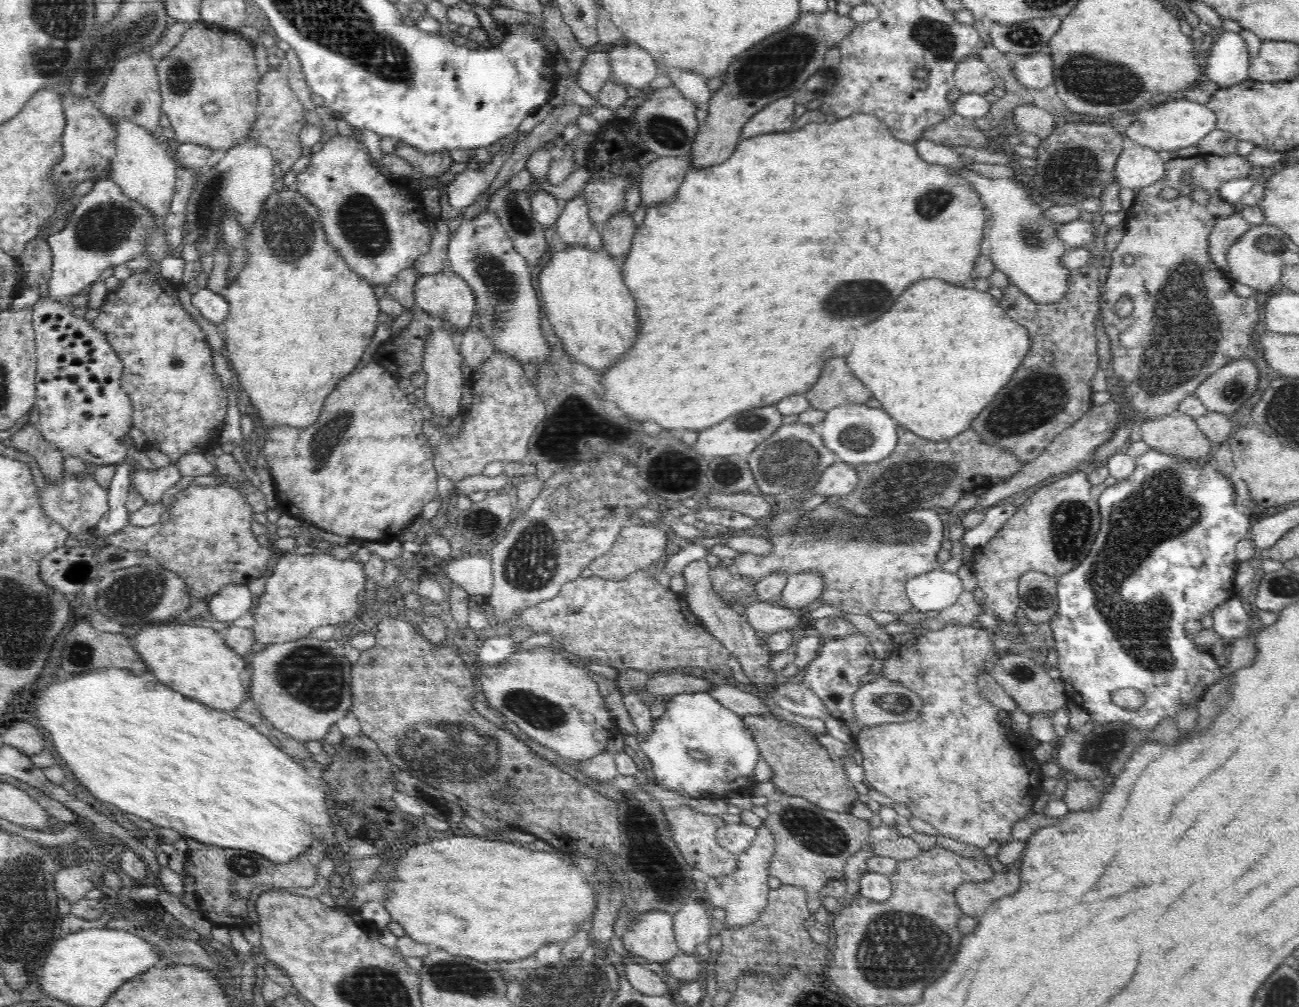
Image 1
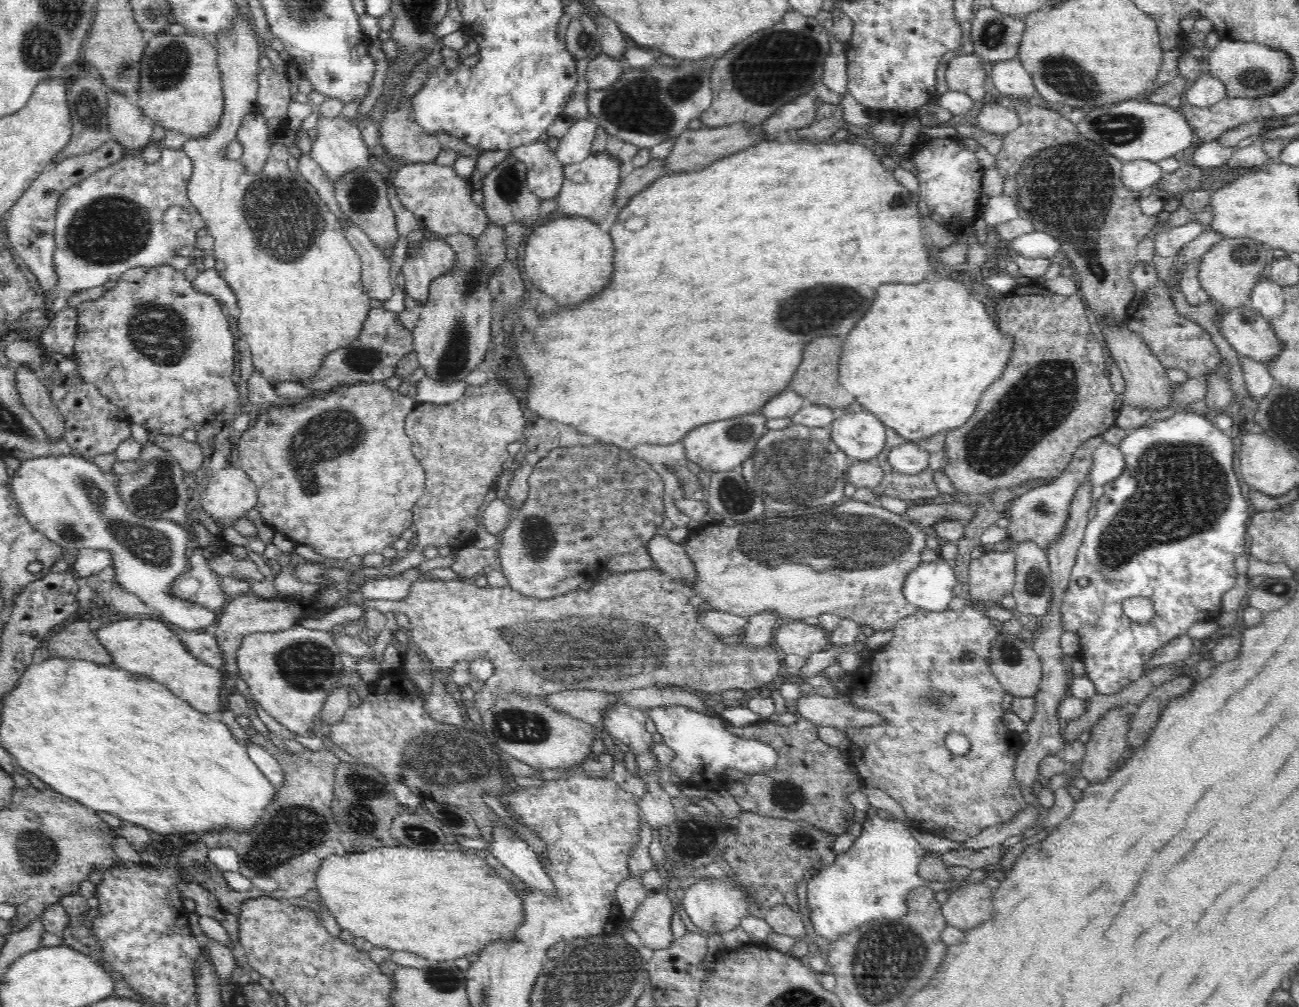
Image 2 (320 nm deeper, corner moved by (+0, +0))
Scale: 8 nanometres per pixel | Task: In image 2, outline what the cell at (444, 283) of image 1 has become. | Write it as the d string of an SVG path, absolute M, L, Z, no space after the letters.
M424 239L420 252L407 252L400 273L405 294L418 304L426 304L430 286L436 279L454 273L459 268L459 258L444 239Z

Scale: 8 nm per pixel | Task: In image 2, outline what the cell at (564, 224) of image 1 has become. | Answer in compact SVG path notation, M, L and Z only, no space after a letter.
M608 152L591 154L582 162L563 165L564 180L556 196L557 208L568 218L584 218L600 224L608 218L613 205L613 197L620 184L620 164Z

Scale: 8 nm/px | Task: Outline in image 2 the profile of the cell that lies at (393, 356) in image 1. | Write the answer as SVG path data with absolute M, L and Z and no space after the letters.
M371 308L368 314L367 322L364 324L363 331L360 332L358 338L354 339L344 350L331 352L326 359L323 360L322 367L319 368L318 374L309 378L303 383L311 391L330 392L334 387L342 387L345 385L354 385L356 383L383 383L386 378L395 375L396 364L400 362L400 358L404 354L413 351L413 333L409 332L400 320L398 314L388 312L381 308Z

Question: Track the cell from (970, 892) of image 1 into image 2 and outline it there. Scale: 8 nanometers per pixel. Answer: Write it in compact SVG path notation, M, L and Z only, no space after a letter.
M997 867L978 884L966 884L951 893L941 906L947 924L968 931L985 924L994 914L992 898L996 888L1004 881L1004 874Z

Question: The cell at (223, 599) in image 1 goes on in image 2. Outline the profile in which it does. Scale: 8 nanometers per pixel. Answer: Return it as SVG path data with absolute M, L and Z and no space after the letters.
M57 452L50 456L23 460L12 476L12 494L28 522L61 548L71 551L77 549L79 552L84 548L95 548L111 552L117 583L158 612L160 620L190 631L197 631L198 628L216 622L219 612L201 604L190 603L186 599L179 599L170 591L172 582L186 572L189 558L186 556L186 548L188 542L192 542L194 538L193 532L169 519L143 519L136 516L121 499L117 481L91 459L80 458L74 452L68 455Z

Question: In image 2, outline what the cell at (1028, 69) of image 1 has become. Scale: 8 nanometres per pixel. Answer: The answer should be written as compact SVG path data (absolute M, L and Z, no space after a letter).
M1018 58L989 64L988 74L1005 98L1030 97L1036 92L1031 76Z

